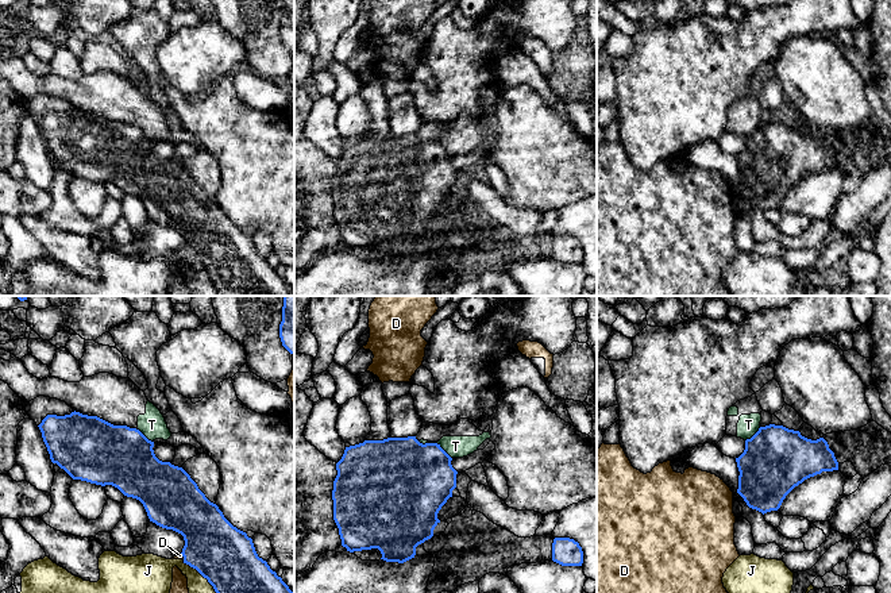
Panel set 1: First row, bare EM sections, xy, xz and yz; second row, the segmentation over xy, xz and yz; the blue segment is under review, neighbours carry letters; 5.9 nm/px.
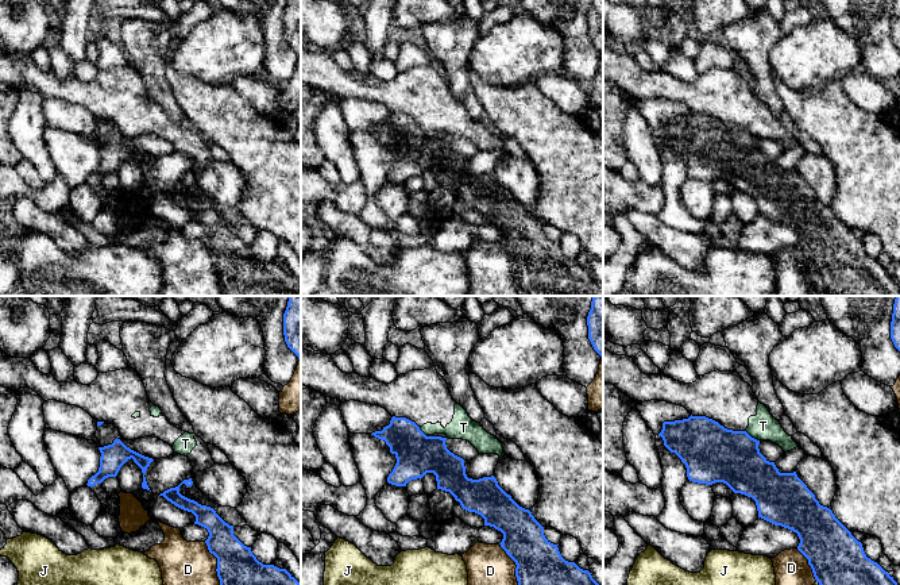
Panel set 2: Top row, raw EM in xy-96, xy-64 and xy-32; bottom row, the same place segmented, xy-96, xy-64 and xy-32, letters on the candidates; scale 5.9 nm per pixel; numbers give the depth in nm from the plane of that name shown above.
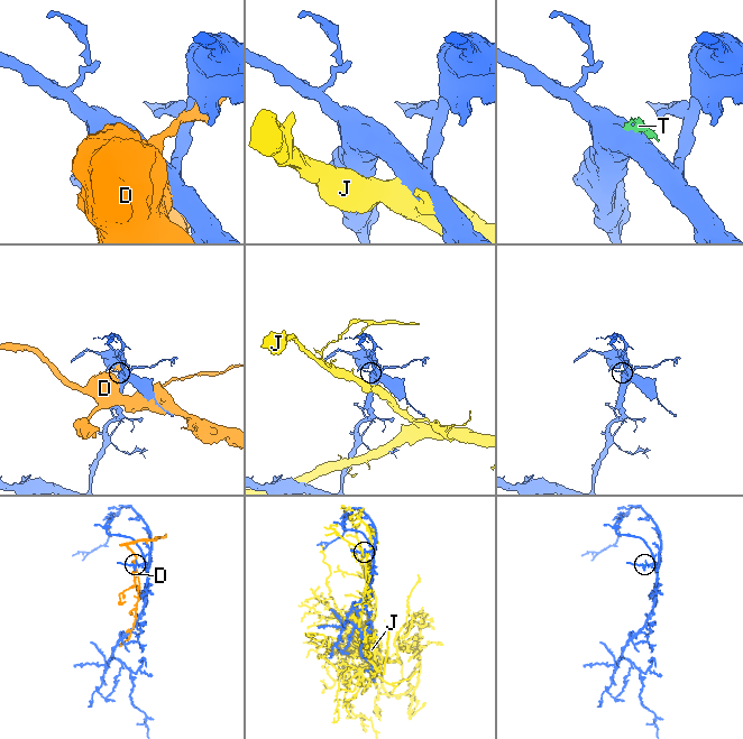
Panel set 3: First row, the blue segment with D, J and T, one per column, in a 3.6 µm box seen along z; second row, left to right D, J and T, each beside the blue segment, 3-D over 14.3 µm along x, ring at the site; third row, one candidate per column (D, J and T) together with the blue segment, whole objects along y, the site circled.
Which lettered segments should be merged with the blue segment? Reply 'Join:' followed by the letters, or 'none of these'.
Join: none of these

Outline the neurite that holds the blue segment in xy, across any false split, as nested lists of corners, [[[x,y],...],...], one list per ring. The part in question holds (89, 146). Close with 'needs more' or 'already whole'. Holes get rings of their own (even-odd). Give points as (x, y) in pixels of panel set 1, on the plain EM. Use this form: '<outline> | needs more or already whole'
[[[76,108],[65,113],[47,112],[38,124],[51,159],[63,166],[73,177],[101,184],[112,182],[124,193],[139,197],[150,219],[181,231],[185,238],[181,250],[184,261],[207,276],[219,296],[294,296],[294,290],[282,276],[270,266],[266,258],[258,254],[252,236],[224,215],[219,204],[205,195],[182,165],[159,158],[153,147],[154,139],[148,138],[139,127],[113,123],[97,113],[88,113]]] | already whole

